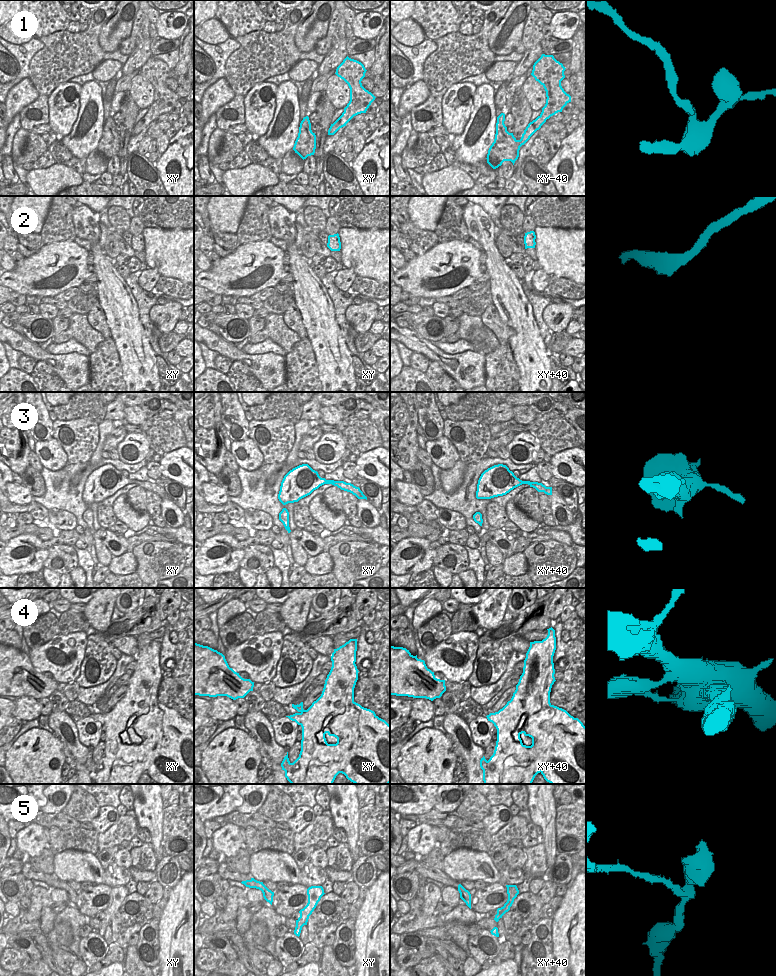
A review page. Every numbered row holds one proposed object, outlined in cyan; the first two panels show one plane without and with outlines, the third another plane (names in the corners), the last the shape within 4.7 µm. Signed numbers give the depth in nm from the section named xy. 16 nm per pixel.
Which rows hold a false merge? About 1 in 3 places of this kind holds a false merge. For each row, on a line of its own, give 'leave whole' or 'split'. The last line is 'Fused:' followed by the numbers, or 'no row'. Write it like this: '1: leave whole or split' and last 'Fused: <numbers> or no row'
1: split
2: leave whole
3: leave whole
4: split
5: leave whole
Fused: 1, 4

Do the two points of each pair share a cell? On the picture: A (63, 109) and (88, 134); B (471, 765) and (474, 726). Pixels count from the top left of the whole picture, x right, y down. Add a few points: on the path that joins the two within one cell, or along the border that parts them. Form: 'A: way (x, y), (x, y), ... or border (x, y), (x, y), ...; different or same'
A: border (80, 98), (79, 112), (72, 130), (61, 137); different
B: border (467, 723), (471, 739), (483, 749); different

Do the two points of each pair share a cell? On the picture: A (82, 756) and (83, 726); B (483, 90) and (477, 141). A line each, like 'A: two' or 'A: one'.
A: two
B: one

